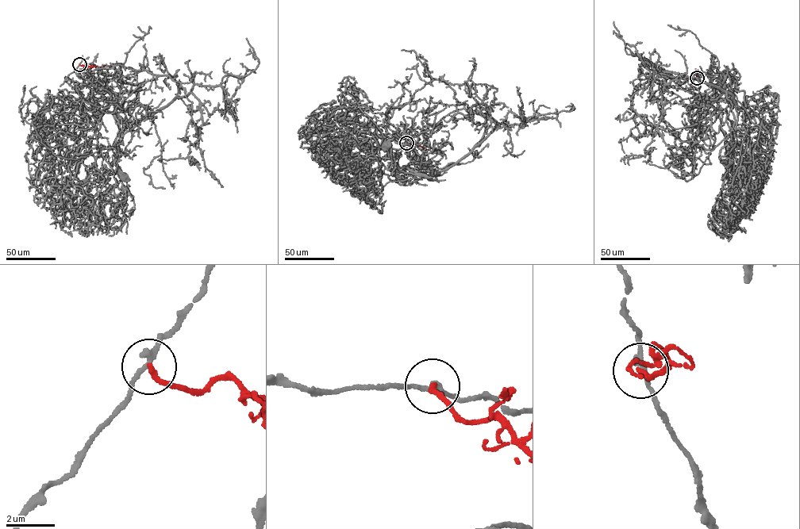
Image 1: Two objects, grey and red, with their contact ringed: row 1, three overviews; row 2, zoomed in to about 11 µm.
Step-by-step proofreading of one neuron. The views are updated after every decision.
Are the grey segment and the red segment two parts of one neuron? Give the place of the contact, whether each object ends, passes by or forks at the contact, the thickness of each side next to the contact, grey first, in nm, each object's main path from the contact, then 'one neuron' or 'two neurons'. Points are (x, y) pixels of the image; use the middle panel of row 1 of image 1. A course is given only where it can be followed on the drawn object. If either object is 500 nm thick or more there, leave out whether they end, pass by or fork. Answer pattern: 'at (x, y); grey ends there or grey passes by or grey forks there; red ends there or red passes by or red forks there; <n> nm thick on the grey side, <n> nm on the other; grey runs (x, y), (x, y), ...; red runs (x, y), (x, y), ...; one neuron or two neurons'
at (406, 143); grey passes by; red ends there; 200 nm thick on the grey side, 200 nm on the other; grey runs (406, 143), (388, 136), (408, 135), (435, 178), (428, 178), (439, 171), (426, 178), (401, 170), (386, 145); red runs (406, 143), (427, 149); two neurons

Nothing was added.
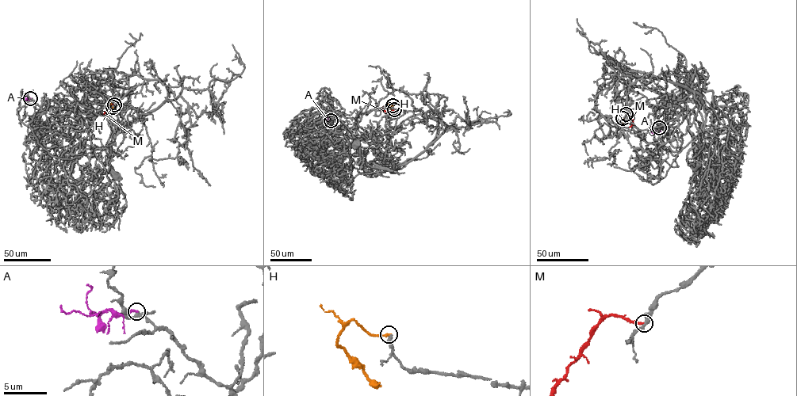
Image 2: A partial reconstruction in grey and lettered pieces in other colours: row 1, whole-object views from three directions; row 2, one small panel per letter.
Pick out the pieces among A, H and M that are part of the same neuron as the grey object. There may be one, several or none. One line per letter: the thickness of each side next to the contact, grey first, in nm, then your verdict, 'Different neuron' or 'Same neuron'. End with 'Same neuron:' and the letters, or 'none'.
A: Thickness 260 nm (grey) against 200 nm. Different neuron
H: Thickness 320 nm (grey) against 200 nm. Different neuron
M: Thickness 320 nm (grey) against 180 nm. Same neuron
Same neuron: M

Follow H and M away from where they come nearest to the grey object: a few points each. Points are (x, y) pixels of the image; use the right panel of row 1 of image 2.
H: (622, 118), (623, 123), (629, 112)
M: (626, 114), (632, 119), (629, 127)

